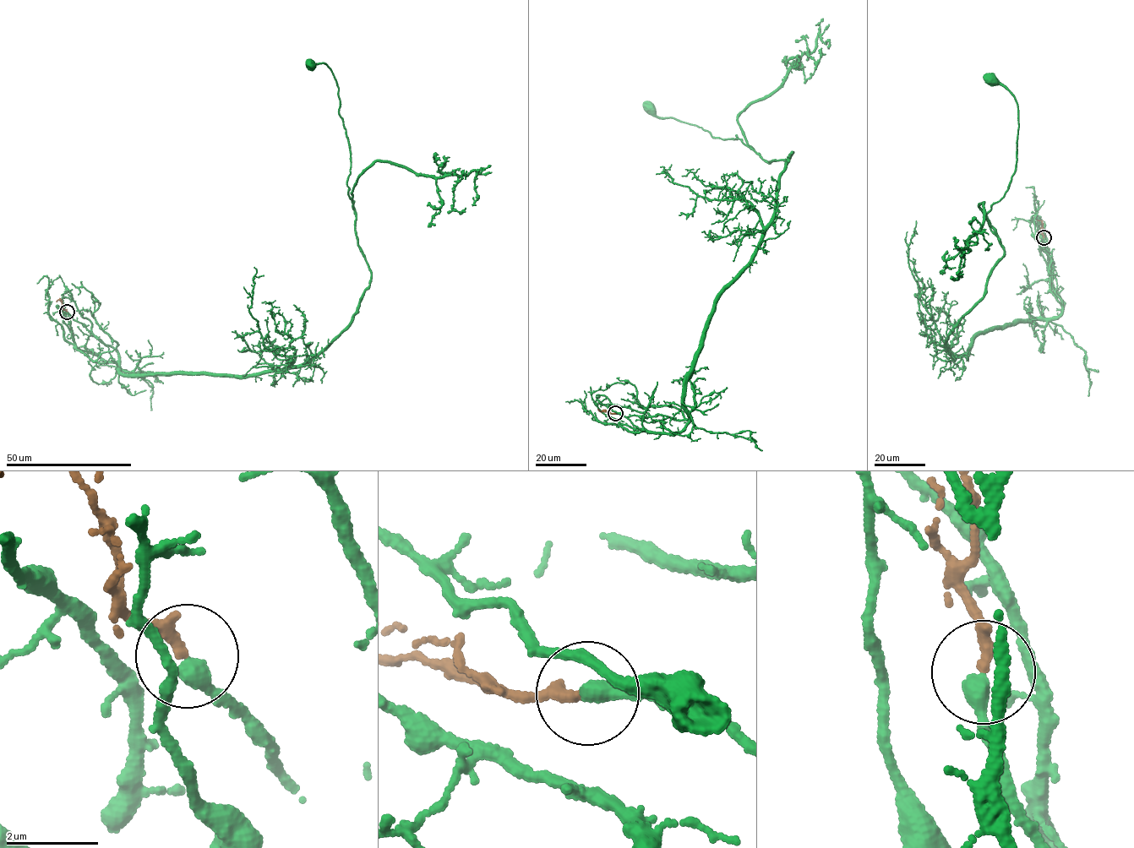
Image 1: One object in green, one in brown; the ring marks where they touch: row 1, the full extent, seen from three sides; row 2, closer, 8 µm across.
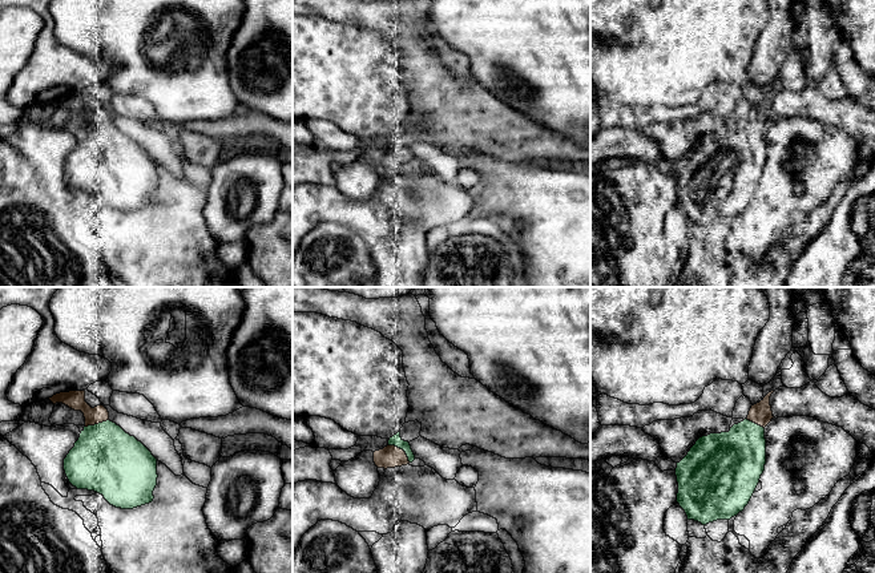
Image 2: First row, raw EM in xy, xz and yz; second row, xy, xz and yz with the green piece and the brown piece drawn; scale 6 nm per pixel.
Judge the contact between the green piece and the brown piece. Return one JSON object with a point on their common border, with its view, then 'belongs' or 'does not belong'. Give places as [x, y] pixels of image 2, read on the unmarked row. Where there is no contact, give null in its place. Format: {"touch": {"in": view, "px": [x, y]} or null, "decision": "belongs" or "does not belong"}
{"touch": {"in": "xz", "px": [402, 150]}, "decision": "belongs"}

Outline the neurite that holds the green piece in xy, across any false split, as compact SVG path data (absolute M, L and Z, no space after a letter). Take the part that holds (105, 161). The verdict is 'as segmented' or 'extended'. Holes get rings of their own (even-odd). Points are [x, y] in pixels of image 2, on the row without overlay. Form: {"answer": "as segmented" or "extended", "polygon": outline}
{"answer": "extended", "polygon": "M85 93L60 94L49 102L81 113L85 120L78 142L64 161L73 189L94 193L121 211L153 203L157 161L141 144L110 124L104 108L92 110L85 104Z"}

